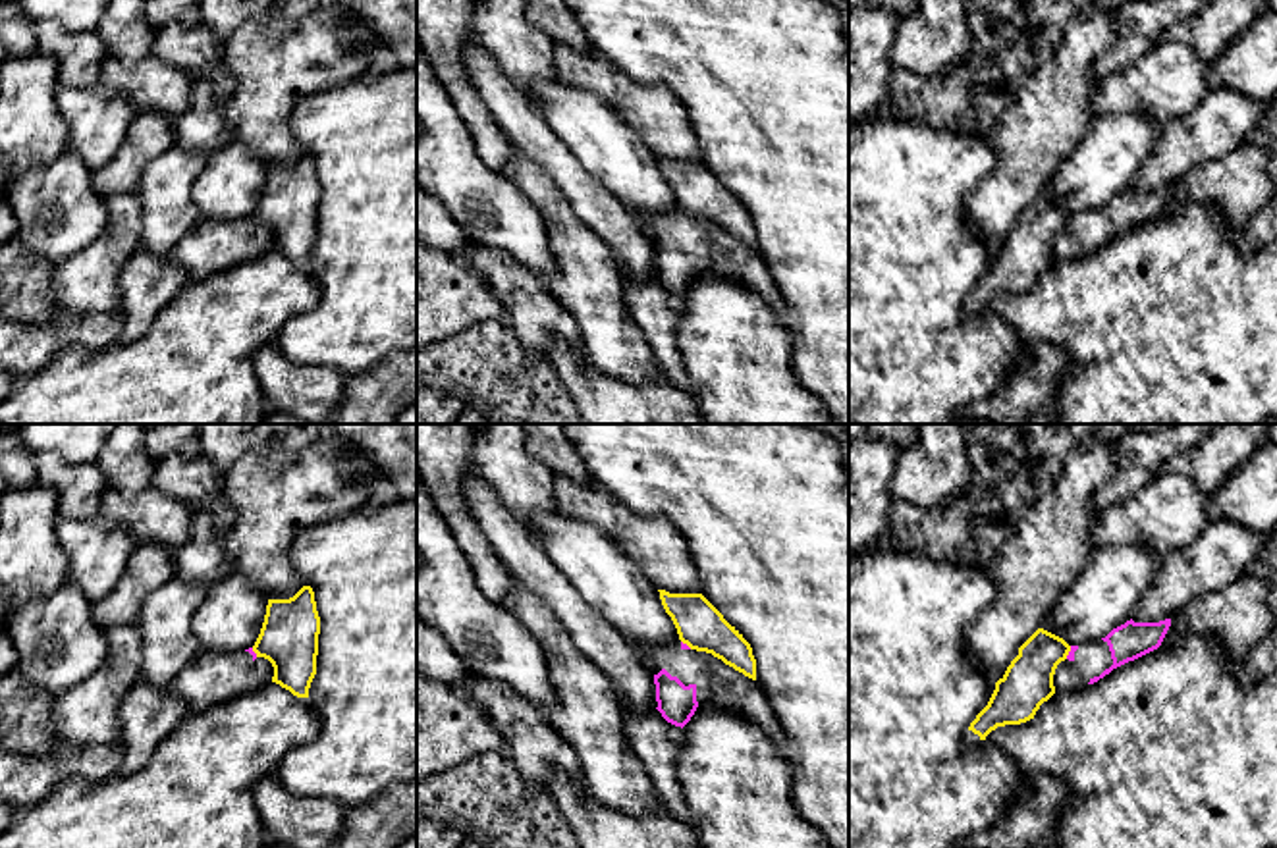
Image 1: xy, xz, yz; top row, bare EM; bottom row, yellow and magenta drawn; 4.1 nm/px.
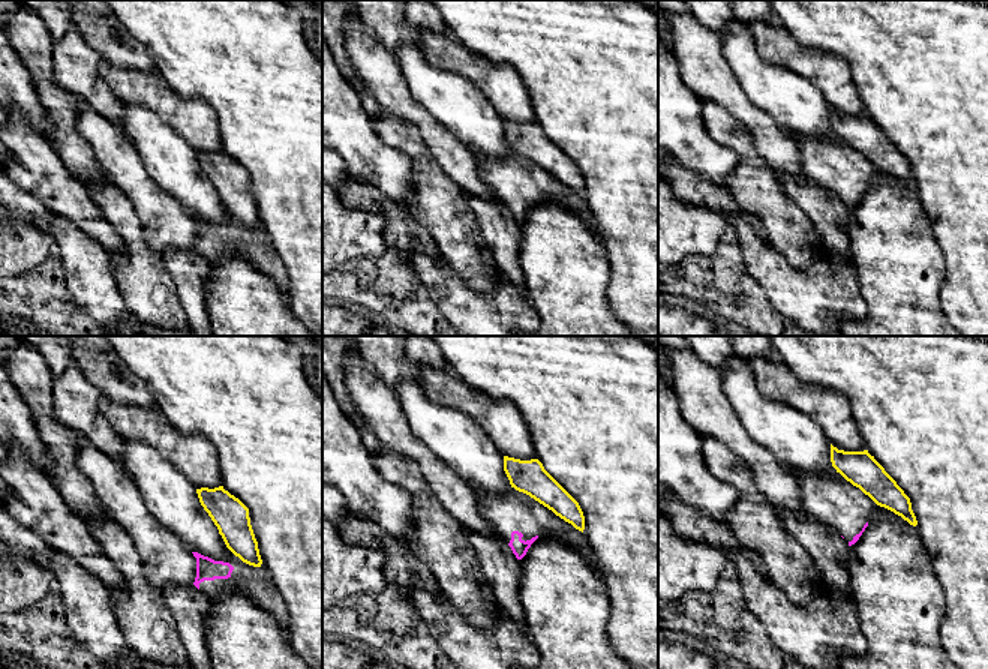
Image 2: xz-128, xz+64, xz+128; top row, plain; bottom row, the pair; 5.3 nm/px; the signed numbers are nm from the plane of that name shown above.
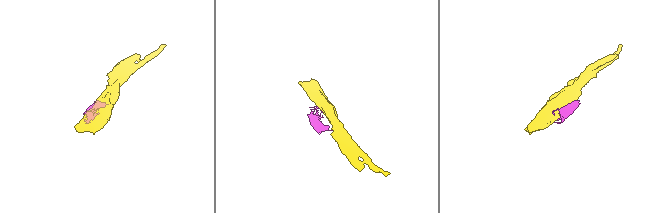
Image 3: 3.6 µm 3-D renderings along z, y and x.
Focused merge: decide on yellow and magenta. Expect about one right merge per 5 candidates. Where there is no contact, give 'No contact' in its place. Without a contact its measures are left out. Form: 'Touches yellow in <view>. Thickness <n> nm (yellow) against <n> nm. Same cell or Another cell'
Touches yellow in yz. Thickness 200 nm (yellow) against 30 nm. Another cell

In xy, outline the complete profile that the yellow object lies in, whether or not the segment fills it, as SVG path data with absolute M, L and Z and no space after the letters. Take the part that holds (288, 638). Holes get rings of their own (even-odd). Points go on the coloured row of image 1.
M303 586L289 599L268 599L253 651L272 663L272 682L297 698L309 698L316 675L318 634L320 617L314 592Z

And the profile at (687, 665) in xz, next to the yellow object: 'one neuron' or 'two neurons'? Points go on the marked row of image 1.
two neurons

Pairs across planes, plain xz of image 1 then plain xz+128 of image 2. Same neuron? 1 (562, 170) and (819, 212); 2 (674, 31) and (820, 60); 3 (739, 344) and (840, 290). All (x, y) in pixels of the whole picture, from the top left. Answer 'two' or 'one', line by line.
1: two
2: two
3: two

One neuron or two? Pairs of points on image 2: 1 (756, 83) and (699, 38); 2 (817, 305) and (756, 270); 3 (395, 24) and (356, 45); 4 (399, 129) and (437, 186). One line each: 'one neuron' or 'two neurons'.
1: two neurons
2: one neuron
3: two neurons
4: one neuron

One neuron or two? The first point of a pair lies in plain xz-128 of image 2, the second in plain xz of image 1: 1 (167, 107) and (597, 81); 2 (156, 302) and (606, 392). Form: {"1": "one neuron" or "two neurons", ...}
{"1": "one neuron", "2": "two neurons"}

